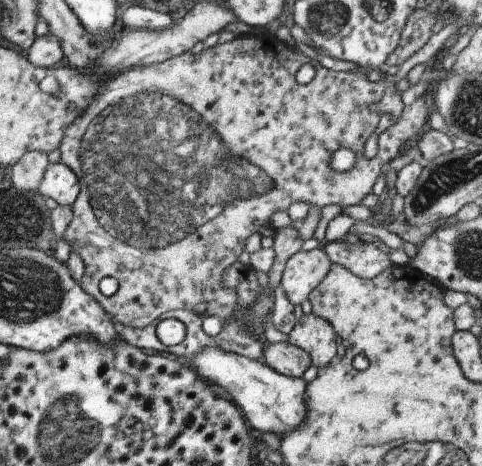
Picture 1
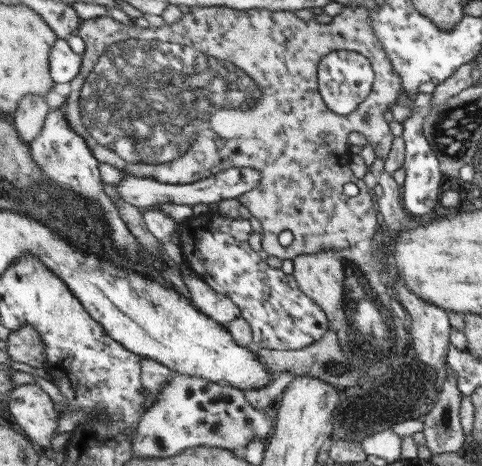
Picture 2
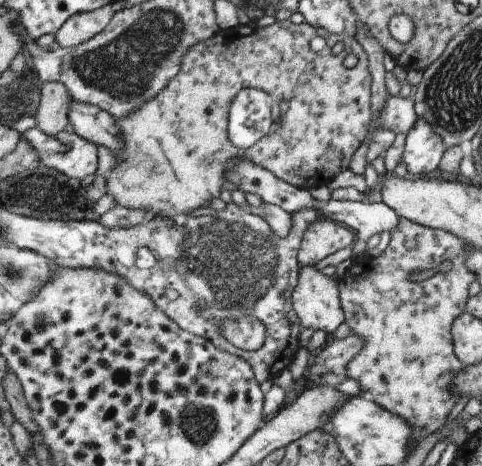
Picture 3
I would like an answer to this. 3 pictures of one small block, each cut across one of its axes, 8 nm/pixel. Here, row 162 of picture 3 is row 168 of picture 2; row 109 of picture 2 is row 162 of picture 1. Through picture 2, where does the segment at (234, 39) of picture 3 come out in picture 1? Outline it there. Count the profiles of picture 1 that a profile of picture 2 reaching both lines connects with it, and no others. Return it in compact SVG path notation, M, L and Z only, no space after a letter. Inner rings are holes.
M263 34L263 36L237 36L233 42L203 50L201 54L183 54L177 56L169 62L157 64L157 66L147 66L147 68L137 68L131 70L127 74L121 74L119 78L113 78L109 82L109 86L105 86L105 90L101 90L101 94L97 96L97 102L93 102L91 110L85 112L85 116L79 122L73 122L73 128L67 128L67 136L59 148L61 152L61 162L67 164L75 176L79 178L79 186L83 188L79 192L79 198L73 204L73 220L71 226L67 228L67 232L63 234L63 242L71 248L71 254L81 256L83 264L85 264L85 276L81 280L81 288L91 294L97 304L101 304L101 308L105 308L105 312L109 312L109 316L113 316L113 320L117 324L123 326L131 326L133 330L149 330L149 326L159 320L165 312L171 310L193 310L193 306L197 306L199 302L205 302L209 306L205 316L215 316L219 320L229 320L231 316L237 316L237 292L223 288L223 274L237 264L239 256L245 252L247 240L253 234L259 234L261 228L271 226L273 216L281 214L281 212L289 212L293 204L307 204L307 206L317 206L319 210L323 210L325 206L339 206L341 210L347 210L351 206L361 206L363 198L367 194L371 194L375 182L383 170L385 164L391 164L395 158L403 156L403 152L409 146L415 146L419 142L419 138L423 138L427 134L429 128L429 108L425 98L419 98L417 102L413 102L411 106L405 106L401 112L401 118L397 122L393 122L393 126L389 126L385 132L379 134L379 152L375 158L367 158L365 156L365 144L367 140L377 132L379 122L383 112L381 110L373 110L375 104L381 102L385 92L385 84L377 82L373 84L371 80L365 78L365 74L357 74L357 72L333 72L321 66L321 62L297 54L293 52L289 46L281 44L275 36ZM305 64L315 68L315 78L311 80L311 84L299 84L297 82L297 72L299 68L303 68ZM339 148L355 148L355 152L359 154L359 162L351 172L345 174L337 174L331 170L331 156L339 150ZM103 278L115 278L119 282L119 292L115 296L103 296L103 292L99 290L99 282Z

